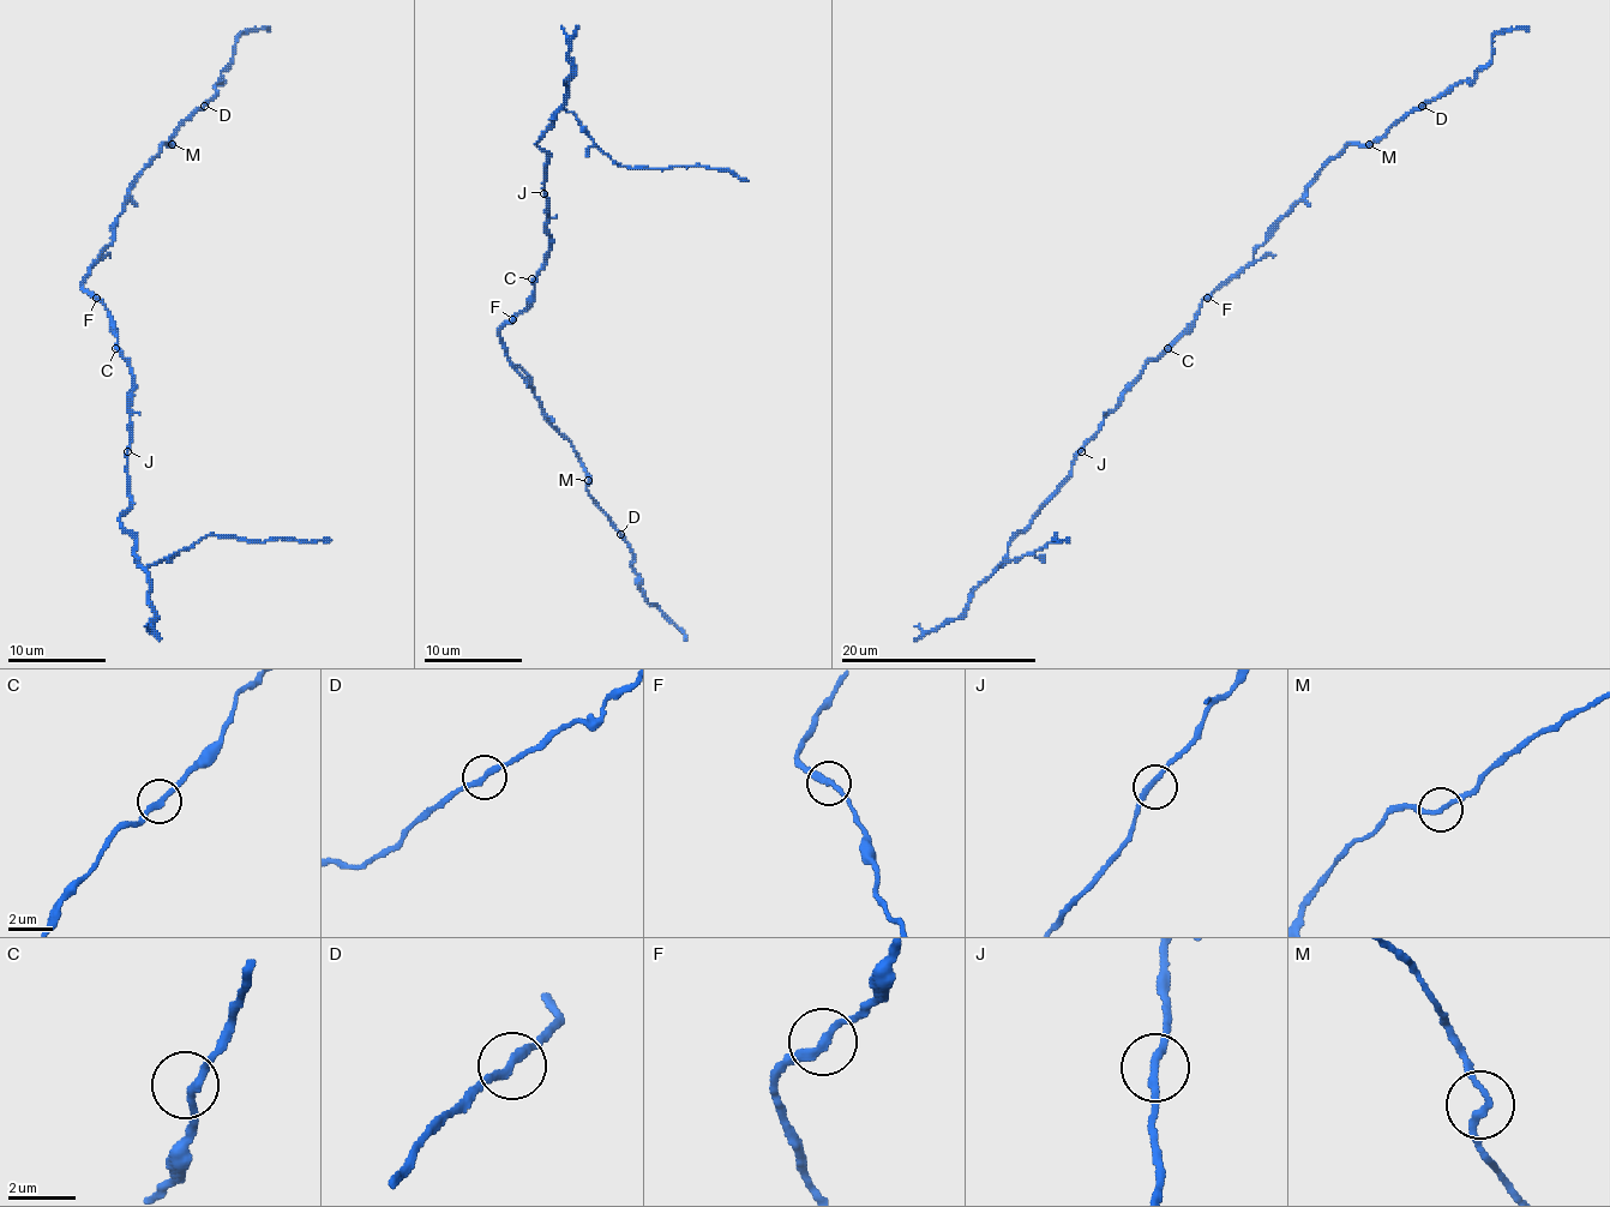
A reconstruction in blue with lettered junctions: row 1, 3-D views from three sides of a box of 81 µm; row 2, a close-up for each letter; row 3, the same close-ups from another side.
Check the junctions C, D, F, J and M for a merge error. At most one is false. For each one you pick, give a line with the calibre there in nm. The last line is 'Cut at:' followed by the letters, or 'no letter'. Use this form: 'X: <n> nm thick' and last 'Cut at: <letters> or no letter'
D: 240 nm thick
Cut at: D

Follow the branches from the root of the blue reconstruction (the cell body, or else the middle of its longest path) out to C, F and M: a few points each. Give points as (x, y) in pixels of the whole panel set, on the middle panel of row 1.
C: (532, 296), (532, 278)
F: (532, 296), (532, 301), (512, 318)
M: (532, 296), (532, 301), (500, 330), (500, 343), (505, 355), (529, 377), (541, 412), (571, 444), (588, 480)

